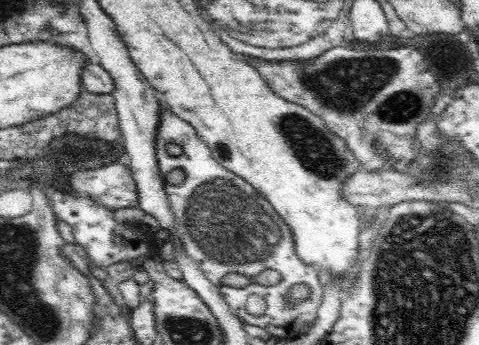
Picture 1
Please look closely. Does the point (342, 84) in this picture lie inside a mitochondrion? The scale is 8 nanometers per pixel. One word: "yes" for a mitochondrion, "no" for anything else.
yes

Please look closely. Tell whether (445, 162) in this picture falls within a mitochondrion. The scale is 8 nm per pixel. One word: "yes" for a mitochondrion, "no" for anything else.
yes

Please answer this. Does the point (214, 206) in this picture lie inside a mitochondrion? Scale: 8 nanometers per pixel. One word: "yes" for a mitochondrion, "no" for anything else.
yes

